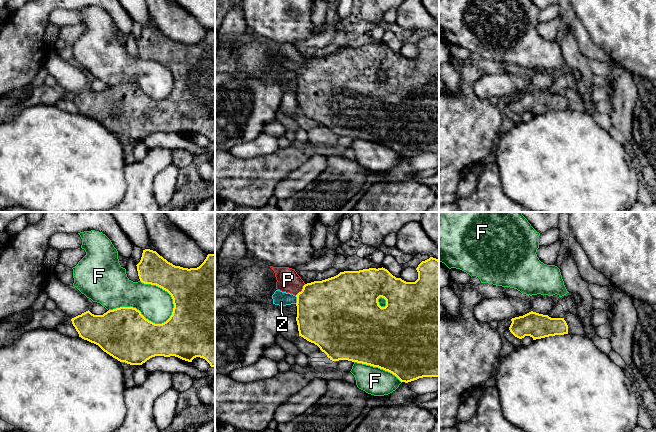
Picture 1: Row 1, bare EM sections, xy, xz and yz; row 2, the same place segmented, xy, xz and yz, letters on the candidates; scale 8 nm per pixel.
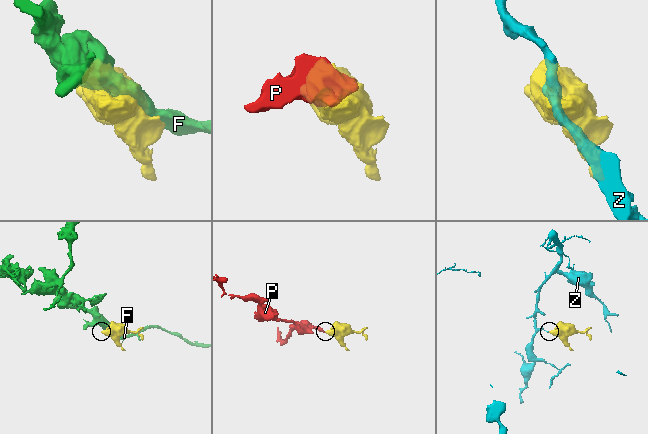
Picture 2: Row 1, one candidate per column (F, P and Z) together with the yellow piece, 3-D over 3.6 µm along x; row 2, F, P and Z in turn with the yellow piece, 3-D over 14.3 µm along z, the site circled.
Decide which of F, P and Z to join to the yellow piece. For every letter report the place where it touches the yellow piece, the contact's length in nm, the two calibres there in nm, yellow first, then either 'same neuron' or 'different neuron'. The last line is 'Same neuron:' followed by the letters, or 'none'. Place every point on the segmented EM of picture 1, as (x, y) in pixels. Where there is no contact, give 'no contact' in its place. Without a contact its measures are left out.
F: xy (144, 317) | 550 nm | 420/280 nm | different neuron
P: xz (302, 290) | 130 nm | 480/180 nm | same neuron
Z: xz (297, 300) | 60 nm | 480/120 nm | different neuron
Same neuron: P

